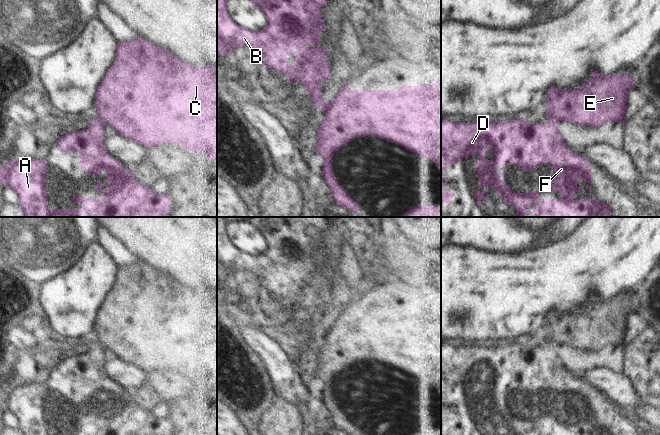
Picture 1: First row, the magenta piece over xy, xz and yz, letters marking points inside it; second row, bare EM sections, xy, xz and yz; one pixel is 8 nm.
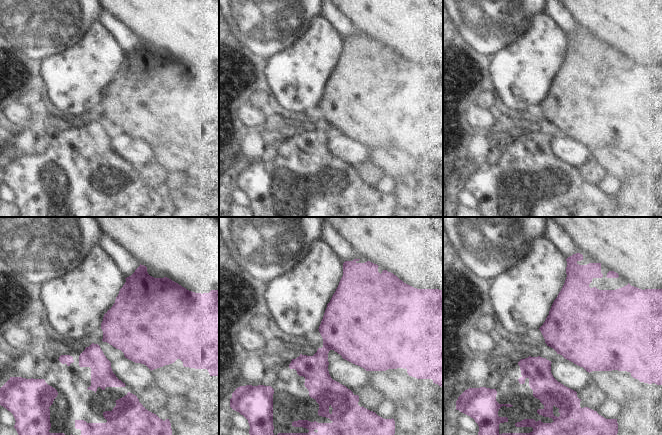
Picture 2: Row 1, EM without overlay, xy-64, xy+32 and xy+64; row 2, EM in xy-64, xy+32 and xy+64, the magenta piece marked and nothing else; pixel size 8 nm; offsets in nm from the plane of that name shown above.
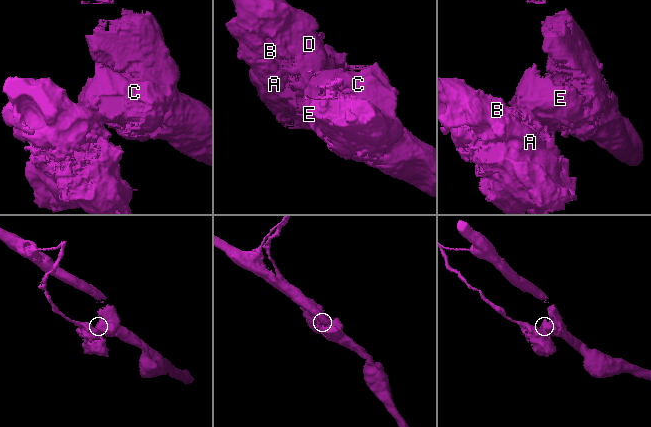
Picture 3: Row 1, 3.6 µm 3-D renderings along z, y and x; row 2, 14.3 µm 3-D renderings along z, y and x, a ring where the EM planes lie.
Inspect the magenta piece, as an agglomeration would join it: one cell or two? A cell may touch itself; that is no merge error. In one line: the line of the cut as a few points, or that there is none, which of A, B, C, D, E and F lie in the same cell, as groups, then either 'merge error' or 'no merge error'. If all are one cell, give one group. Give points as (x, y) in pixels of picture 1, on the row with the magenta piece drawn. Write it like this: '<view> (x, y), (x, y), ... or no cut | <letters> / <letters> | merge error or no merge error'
xy (96, 121), (103, 124) | A B D F / C E | merge error

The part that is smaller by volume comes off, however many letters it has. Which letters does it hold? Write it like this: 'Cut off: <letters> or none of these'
Cut off: A, B, D, F

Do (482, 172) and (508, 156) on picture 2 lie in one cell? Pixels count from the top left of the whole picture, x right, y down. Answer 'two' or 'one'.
one

